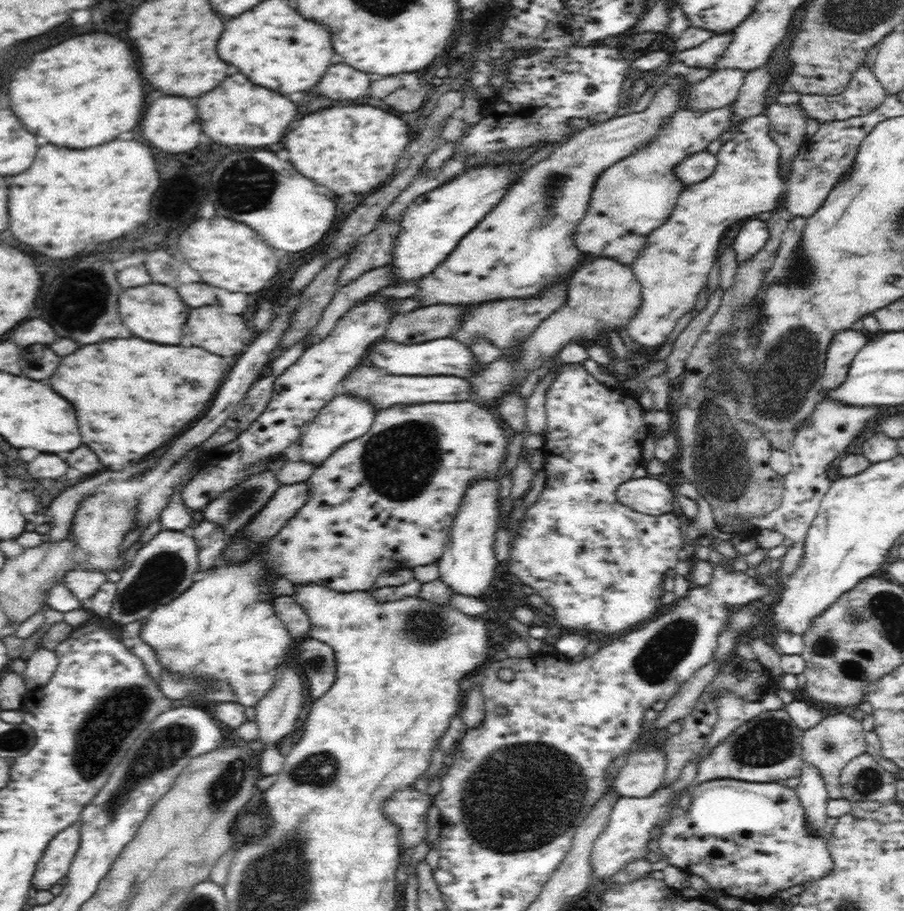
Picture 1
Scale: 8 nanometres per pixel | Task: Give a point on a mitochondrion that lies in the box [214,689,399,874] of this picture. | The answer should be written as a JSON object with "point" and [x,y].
{"point":[320,769]}

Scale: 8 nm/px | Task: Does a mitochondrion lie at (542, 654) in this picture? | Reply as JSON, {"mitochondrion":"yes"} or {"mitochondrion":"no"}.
{"mitochondrion":"no"}

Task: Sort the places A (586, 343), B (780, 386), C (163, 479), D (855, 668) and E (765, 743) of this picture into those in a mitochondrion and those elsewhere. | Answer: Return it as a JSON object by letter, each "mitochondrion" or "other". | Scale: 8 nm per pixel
{"A":"other","B":"mitochondrion","C":"other","D":"mitochondrion","E":"mitochondrion"}

